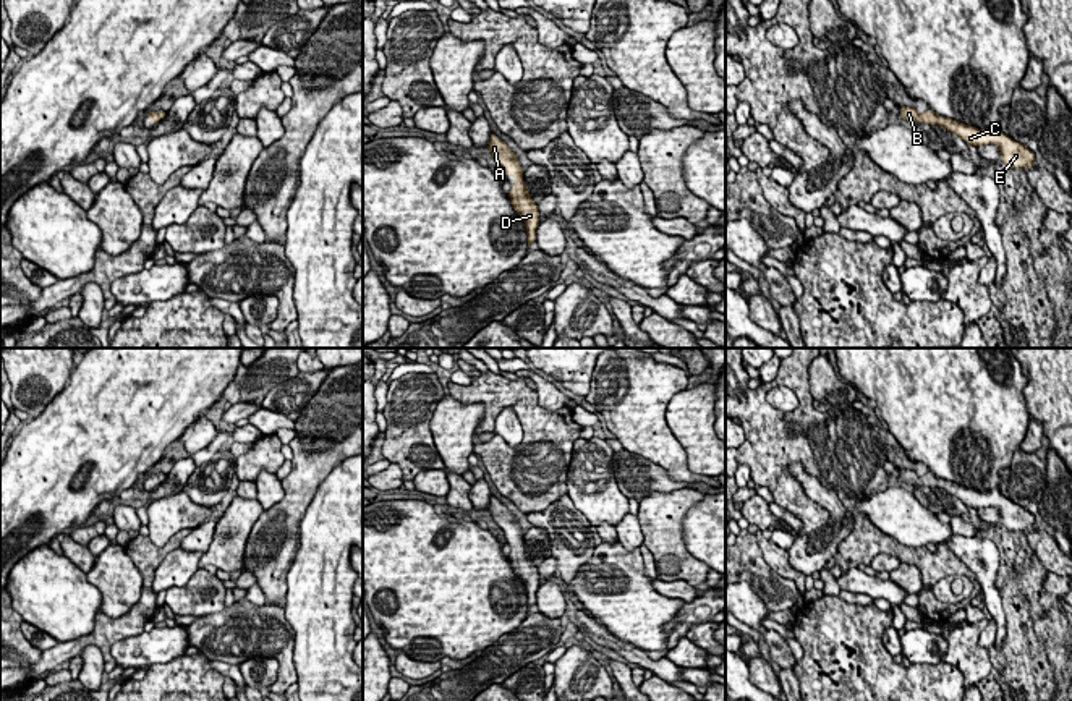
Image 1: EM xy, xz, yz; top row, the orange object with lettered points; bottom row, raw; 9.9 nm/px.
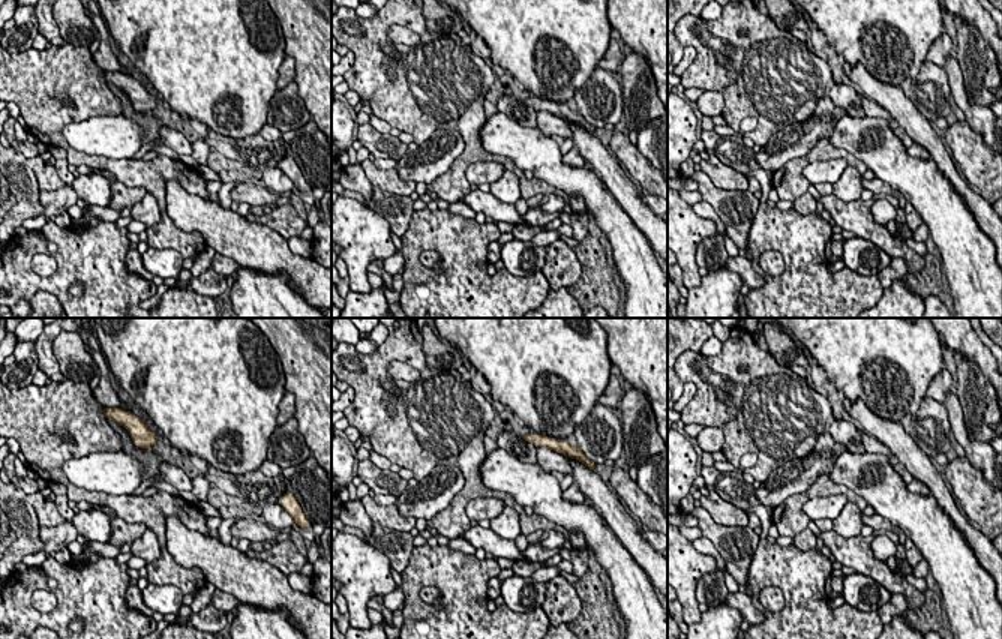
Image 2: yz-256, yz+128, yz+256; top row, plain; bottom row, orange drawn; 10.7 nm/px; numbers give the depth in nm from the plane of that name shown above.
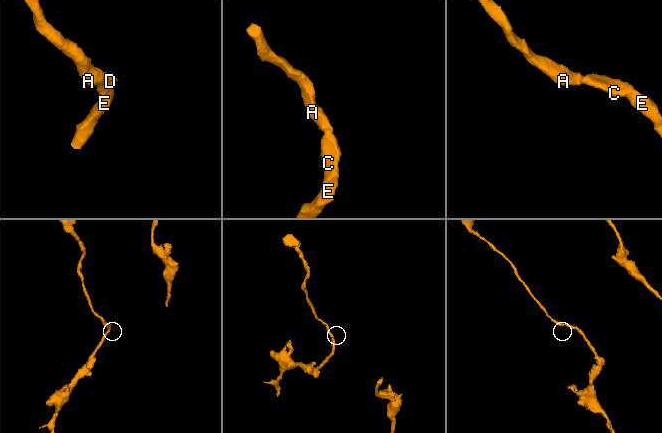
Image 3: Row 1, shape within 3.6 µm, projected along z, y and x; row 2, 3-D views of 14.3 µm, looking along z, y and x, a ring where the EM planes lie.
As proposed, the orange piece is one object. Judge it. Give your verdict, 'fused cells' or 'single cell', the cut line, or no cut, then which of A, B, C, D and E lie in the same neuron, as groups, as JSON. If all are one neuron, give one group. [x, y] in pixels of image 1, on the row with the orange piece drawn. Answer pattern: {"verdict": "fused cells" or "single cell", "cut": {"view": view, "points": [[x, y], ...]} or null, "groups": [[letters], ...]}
{"verdict": "single cell", "cut": null, "groups": [["A", "B", "C", "D", "E"]]}

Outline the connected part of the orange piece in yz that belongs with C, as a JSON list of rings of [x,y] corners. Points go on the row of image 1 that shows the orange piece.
[[[913,105],[900,107],[900,115],[910,123],[928,123],[944,126],[952,134],[964,139],[968,146],[986,146],[994,144],[999,149],[1001,160],[1009,168],[1030,168],[1035,164],[1035,152],[1032,152],[1025,144],[1014,141],[1001,131],[999,126],[978,130],[975,126],[960,123],[957,120],[941,117],[931,108],[918,113]]]

